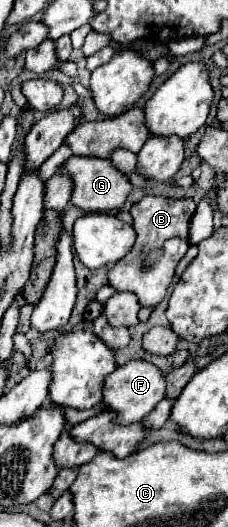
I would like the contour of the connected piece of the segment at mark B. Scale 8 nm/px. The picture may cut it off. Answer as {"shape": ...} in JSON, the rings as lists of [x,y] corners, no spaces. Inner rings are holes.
{"shape":[[[146,195],[132,205],[130,213],[134,217],[132,227],[136,229],[136,245],[130,255],[120,259],[110,271],[108,281],[116,291],[132,291],[138,295],[140,305],[156,307],[172,283],[174,269],[188,249],[188,227],[196,211],[194,199],[168,199]]]}

